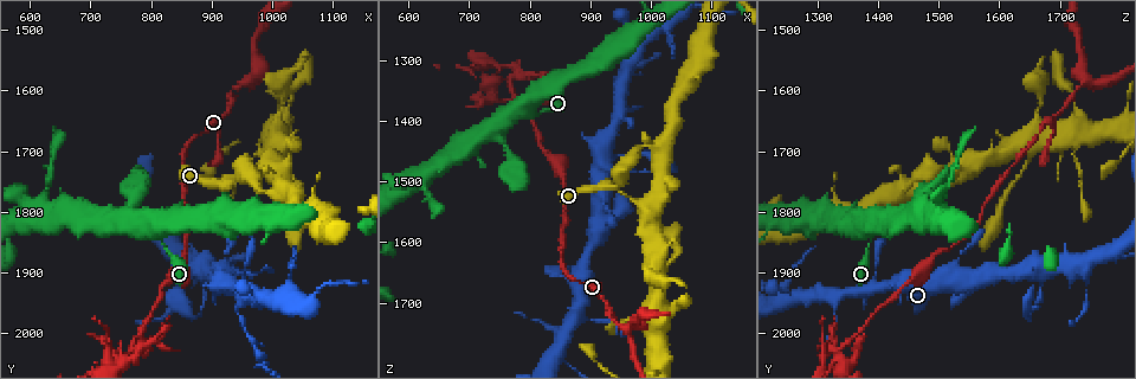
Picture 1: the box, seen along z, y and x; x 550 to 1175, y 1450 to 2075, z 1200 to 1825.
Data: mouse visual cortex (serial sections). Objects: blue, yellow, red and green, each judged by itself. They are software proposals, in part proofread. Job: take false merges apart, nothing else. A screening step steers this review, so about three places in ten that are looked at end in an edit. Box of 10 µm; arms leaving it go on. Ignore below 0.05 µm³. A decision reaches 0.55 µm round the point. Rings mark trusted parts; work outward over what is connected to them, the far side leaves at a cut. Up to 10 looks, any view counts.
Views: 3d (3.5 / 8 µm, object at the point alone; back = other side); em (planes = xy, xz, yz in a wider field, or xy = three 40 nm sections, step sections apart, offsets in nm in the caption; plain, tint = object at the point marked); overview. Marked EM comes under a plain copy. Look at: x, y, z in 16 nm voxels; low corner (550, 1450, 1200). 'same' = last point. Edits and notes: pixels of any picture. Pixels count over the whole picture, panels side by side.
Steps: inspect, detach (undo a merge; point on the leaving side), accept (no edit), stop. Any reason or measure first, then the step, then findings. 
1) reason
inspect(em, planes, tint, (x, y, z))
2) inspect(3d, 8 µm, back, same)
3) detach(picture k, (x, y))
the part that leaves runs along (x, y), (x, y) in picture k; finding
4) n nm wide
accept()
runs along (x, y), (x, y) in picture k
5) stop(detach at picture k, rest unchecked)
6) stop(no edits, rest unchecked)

three arms meet
inspect(3d, 3.5 µm, (960, 1580, 1740))

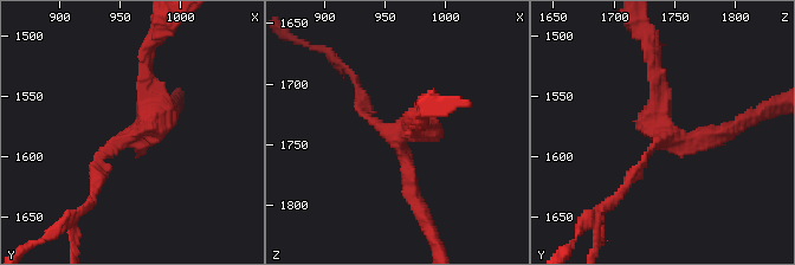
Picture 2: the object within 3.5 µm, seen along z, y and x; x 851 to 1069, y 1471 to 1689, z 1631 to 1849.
3 arms; arms of 150, 200, 300 nm; now the EM
inspect(em, xy, step 1, tint, (960, 1582, 1740))

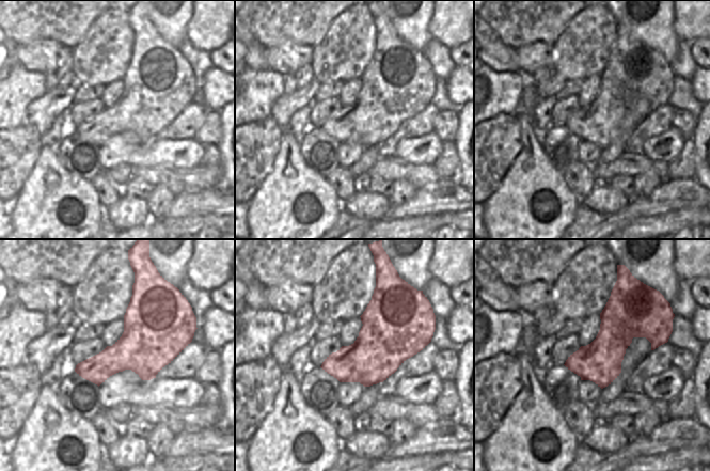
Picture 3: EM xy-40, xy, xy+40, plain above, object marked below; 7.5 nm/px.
accept()
runs along (95, 187), (98, 162), (153, 118), (146, 71) in picture 2; all the same cell

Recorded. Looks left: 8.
abrupt turn
inspect(3d, 3.5 µm, back, (925, 1920, 1455))

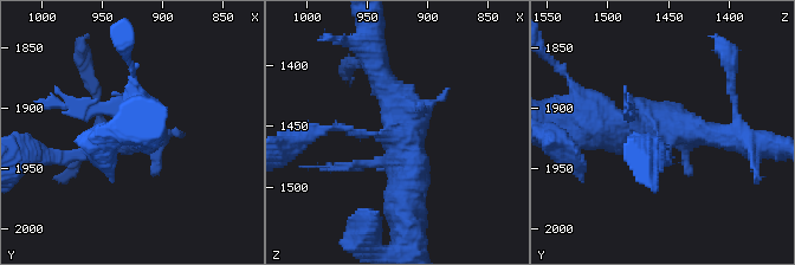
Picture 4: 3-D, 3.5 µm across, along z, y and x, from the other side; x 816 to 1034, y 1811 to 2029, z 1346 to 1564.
inspect(em, xy, step 2, tint, (928, 1922, 1456))

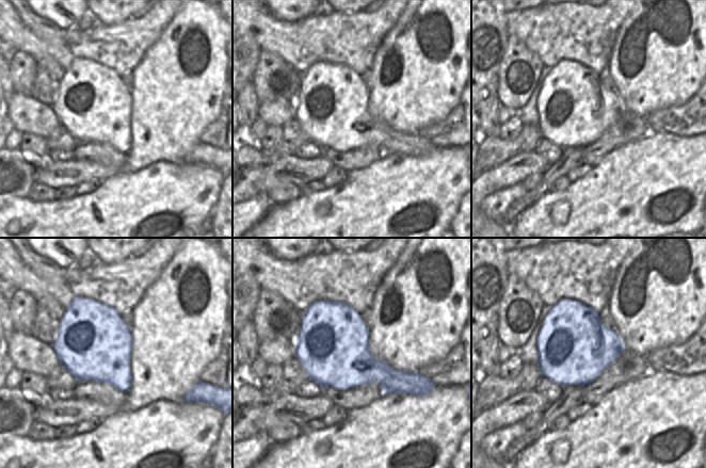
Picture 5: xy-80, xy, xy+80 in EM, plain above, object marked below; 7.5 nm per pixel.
cut it another way
inspect(em, xy, step 3, tint, same)

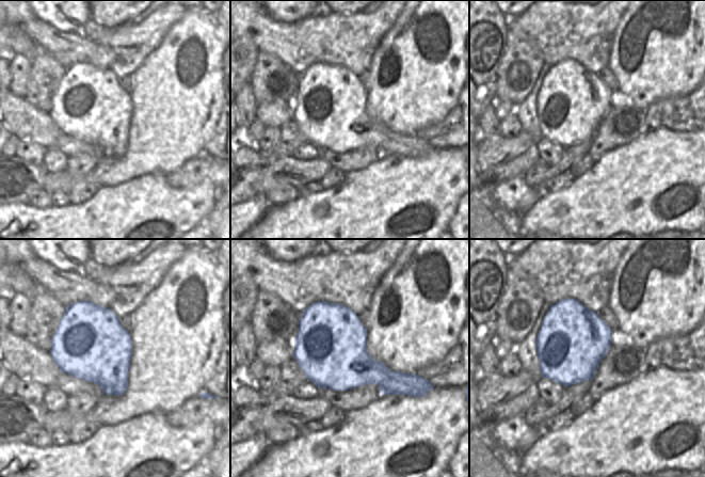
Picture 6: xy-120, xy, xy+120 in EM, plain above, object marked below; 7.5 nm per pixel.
accept()
runs along (330, 130), (402, 136), (406, 209) in picture 4; one cell here

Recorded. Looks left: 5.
abrupt turn
inspect(3d, 3.5 µm, (955, 1935, 1335))

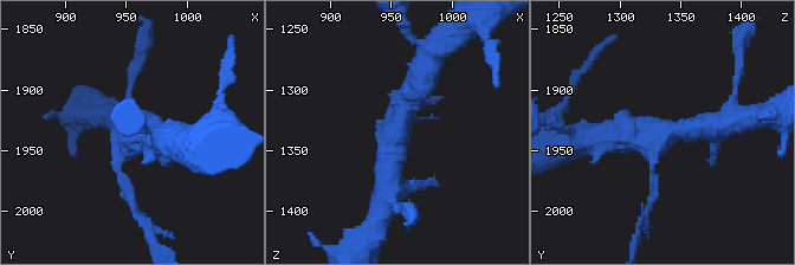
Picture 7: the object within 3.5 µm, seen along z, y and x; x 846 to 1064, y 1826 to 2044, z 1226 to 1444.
3 arms; arms of 150, 350, 350 nm
inspect(em, xy, step 3, tint, (956, 1936, 1332))

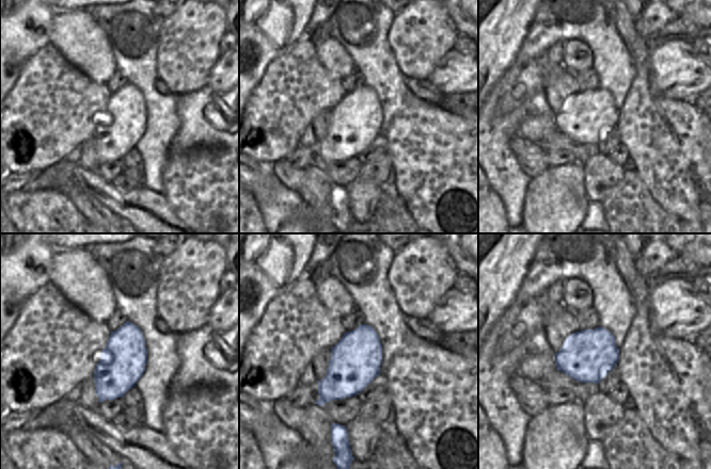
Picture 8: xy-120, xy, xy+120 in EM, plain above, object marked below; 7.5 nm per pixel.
detach(picture 7, (133, 202))
a second cell is stuck on

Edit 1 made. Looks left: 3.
see it whole again
inspect(overview)

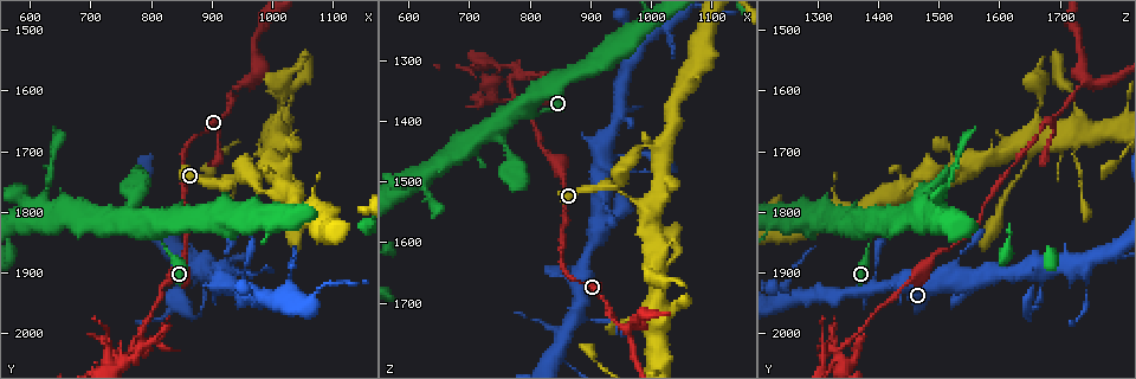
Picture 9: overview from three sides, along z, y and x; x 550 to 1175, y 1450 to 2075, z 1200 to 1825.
abrupt turn
inspect(3d, 3.5 µm, (775, 2030, 1320))

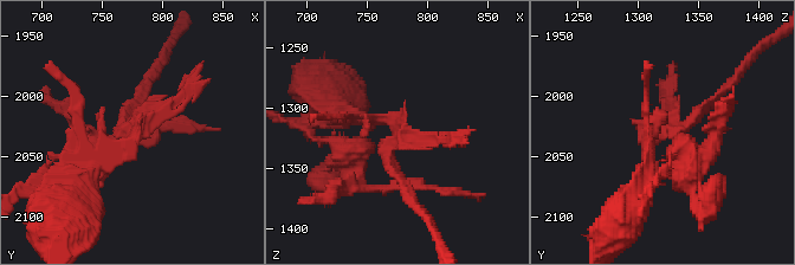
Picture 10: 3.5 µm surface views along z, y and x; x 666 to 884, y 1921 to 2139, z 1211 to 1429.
shape alone is not enough
inspect(em, planes, tint, (776, 2032, 1320))

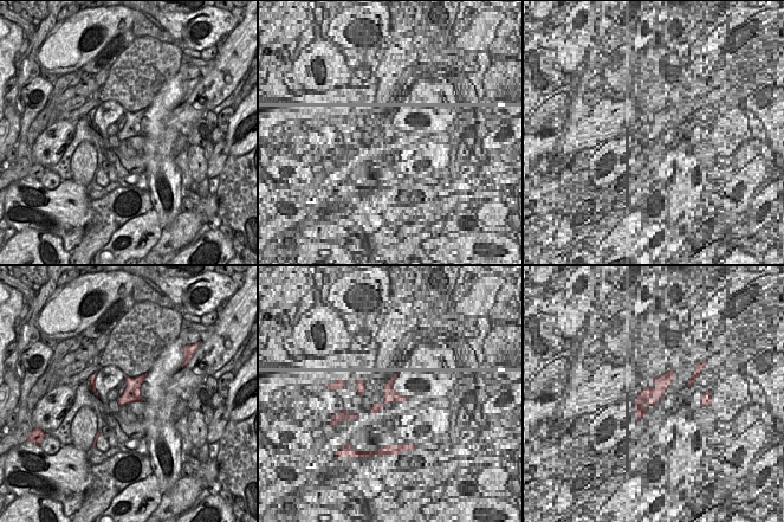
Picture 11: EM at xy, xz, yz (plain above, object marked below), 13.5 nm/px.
accept()
runs along (718, 92), (691, 122), (654, 136), (645, 180) in picture 10; continuous, no second cell

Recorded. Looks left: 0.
stop(detach at picture 7, rest unchecked)

